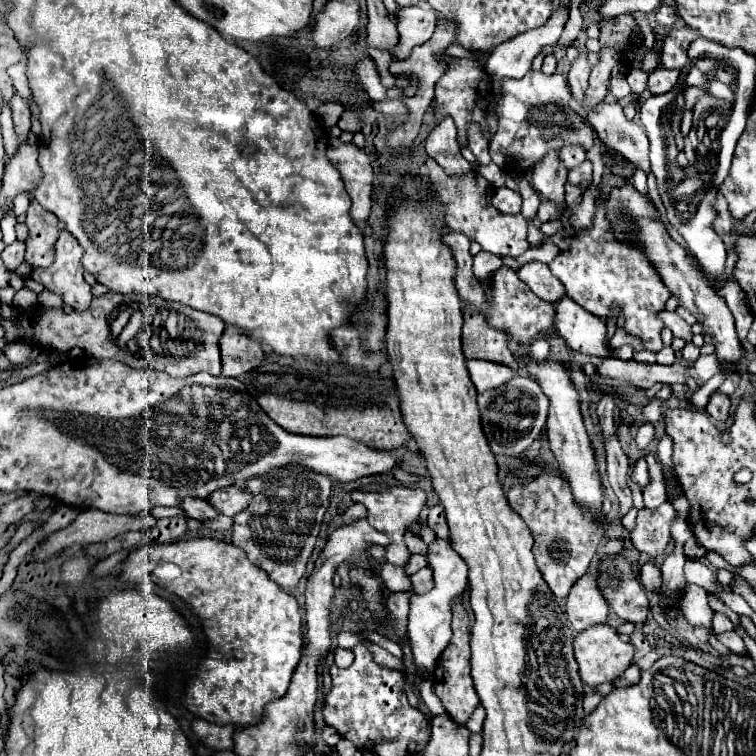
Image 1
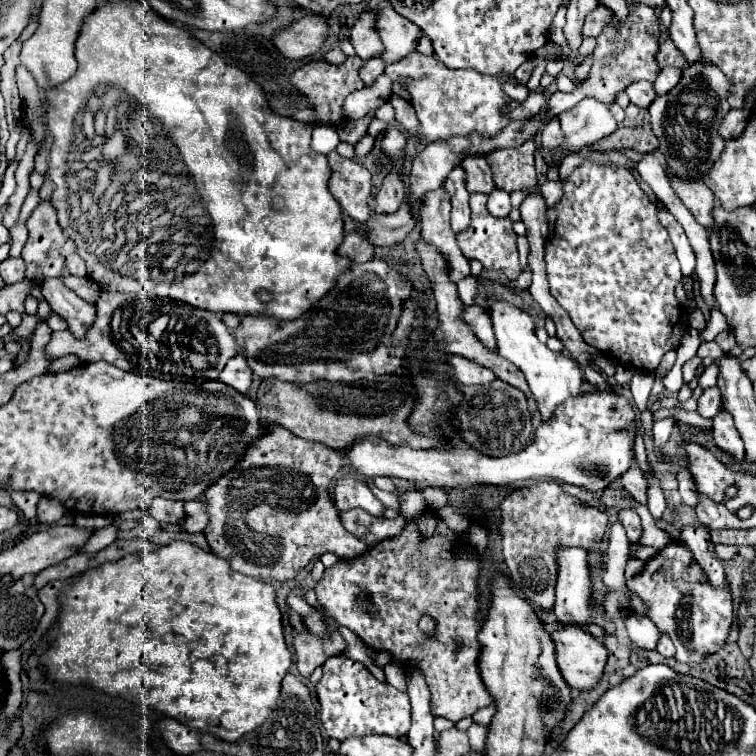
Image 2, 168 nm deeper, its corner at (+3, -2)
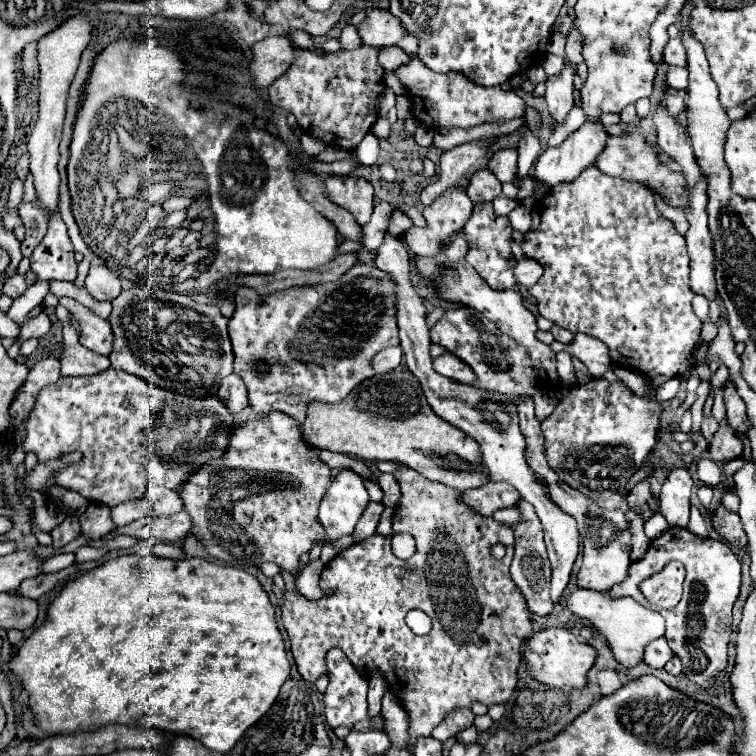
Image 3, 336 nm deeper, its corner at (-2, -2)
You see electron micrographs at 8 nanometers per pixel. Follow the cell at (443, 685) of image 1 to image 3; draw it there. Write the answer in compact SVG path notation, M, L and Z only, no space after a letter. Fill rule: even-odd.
M402 462L398 464L400 470L392 472L392 476L400 484L402 496L392 516L392 530L394 534L412 534L416 540L416 552L408 560L398 560L392 554L392 536L372 534L370 538L336 554L336 558L324 566L320 588L334 590L332 596L308 600L298 590L286 590L280 610L282 626L288 634L300 676L306 682L316 682L320 676L328 674L326 654L332 648L340 648L364 678L380 672L408 714L408 748L412 748L420 736L430 736L444 714L454 708L470 708L474 700L486 706L508 702L516 690L516 668L520 664L522 644L532 632L532 620L528 604L508 572L514 550L514 528L468 508L460 490L426 480L410 466ZM494 544L502 544L506 548L506 556L502 560L496 560L490 554ZM410 608L418 608L432 618L430 634L416 636L406 626L404 618Z

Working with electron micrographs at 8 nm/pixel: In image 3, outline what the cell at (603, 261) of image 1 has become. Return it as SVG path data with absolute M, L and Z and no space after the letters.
M590 166L574 184L560 184L532 208L532 226L524 234L522 254L540 262L544 274L528 288L536 298L538 312L556 326L572 334L584 332L608 346L614 364L630 366L644 374L654 390L666 380L686 374L696 362L692 350L700 342L702 322L692 312L694 292L690 290L690 258L686 254L684 236L656 208L654 194L642 184L630 184L602 174Z

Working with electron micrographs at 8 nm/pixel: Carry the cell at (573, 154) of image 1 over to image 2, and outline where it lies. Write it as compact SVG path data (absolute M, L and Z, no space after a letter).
M649 124L643 126L619 126L611 136L597 140L587 146L587 150L615 150L615 148L633 148L637 152L653 152L657 148L657 138L651 132Z

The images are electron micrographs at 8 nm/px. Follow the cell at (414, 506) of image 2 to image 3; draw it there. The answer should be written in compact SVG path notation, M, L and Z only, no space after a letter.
M378 474L376 478L378 486L382 488L384 492L384 498L382 498L382 504L386 508L396 508L398 500L400 500L400 488L398 488L398 482L394 480L392 474Z

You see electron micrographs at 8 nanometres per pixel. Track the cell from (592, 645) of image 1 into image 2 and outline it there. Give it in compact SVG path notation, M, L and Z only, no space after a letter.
M565 626L553 634L557 644L557 664L567 684L575 690L591 690L599 684L609 652L581 626Z

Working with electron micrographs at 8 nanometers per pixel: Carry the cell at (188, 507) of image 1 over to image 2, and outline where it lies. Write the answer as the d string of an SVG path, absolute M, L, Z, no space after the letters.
M153 498L149 502L147 512L159 520L159 522L167 522L167 524L179 524L185 520L185 510L181 502L175 500L165 500L165 498Z

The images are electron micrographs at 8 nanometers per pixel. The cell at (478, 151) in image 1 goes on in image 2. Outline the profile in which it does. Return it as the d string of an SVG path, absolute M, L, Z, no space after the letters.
M471 156L469 160L463 160L463 168L467 172L467 188L469 192L485 192L489 194L495 184L491 178L491 168L487 164L487 160L483 160L481 156Z

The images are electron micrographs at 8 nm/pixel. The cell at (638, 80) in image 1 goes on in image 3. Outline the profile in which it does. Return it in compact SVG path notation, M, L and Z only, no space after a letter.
M666 90L664 92L664 104L666 104L666 110L672 114L672 116L678 116L686 110L686 104L684 104L684 96L686 96L686 90Z

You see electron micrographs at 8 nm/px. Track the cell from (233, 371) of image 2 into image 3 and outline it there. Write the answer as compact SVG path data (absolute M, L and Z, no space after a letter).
M230 374L222 380L218 392L216 392L218 400L236 416L240 414L246 406L248 406L248 398L246 398L246 386L242 384L242 380L238 380L238 376Z

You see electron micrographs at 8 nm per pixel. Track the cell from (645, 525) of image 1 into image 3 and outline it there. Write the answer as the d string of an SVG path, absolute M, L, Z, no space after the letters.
M642 480L642 482L638 482L638 484L632 488L632 492L630 492L630 496L628 496L628 506L630 506L630 508L640 508L640 504L646 504L646 502L650 500L650 496L652 496L650 482L648 482L648 480Z

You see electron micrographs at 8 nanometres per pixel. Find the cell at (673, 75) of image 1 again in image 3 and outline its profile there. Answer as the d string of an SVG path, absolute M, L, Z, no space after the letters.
M670 66L666 72L670 88L676 88L676 90L686 90L686 84L688 84L686 76L688 76L686 68L676 68L676 66Z

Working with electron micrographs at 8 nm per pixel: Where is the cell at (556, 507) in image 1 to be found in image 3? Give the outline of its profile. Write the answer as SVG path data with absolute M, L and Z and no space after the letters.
M520 500L518 502L518 508L522 510L524 522L514 524L516 548L514 548L514 558L512 558L510 572L512 572L514 584L526 596L526 602L528 602L530 612L544 618L544 616L550 616L552 606L554 606L552 600L550 600L550 576L552 576L552 568L550 568L546 546L544 546L544 540L542 540L542 526L540 526L538 516L534 516L534 508L526 500Z

